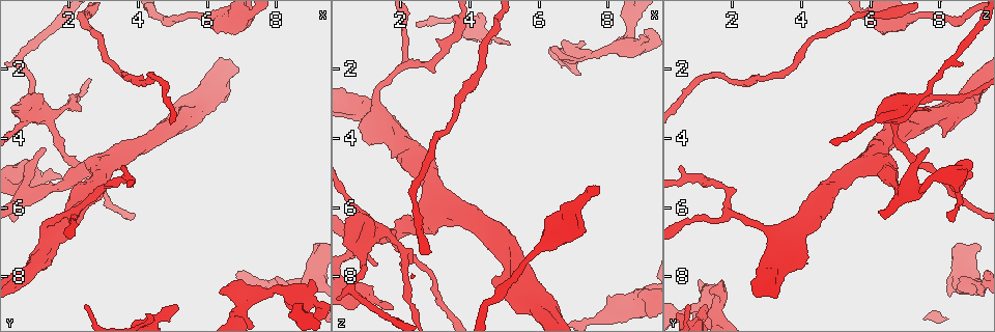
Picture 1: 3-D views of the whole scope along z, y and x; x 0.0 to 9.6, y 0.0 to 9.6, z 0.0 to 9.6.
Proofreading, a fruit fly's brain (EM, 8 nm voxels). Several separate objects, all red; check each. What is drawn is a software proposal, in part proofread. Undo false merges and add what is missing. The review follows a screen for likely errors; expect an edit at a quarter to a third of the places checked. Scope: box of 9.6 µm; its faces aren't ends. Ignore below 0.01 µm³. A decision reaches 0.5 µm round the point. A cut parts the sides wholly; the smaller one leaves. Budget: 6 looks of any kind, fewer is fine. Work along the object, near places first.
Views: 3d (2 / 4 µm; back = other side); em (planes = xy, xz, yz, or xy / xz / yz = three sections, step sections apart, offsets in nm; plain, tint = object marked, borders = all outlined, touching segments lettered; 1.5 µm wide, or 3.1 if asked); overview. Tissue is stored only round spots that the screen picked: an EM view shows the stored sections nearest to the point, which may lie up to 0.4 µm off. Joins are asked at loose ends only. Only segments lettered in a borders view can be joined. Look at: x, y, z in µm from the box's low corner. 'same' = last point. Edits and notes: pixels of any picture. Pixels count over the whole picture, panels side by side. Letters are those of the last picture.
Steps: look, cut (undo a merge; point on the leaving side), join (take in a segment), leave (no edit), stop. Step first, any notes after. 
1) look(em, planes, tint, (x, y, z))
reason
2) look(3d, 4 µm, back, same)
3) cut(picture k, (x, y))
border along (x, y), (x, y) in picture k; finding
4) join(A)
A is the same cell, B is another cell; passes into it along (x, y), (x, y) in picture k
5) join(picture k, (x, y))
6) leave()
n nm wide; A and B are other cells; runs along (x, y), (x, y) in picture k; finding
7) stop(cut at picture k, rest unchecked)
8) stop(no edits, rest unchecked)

look(3d, 4 µm, (1.65, 3.90, 6.70))
a narrow waist

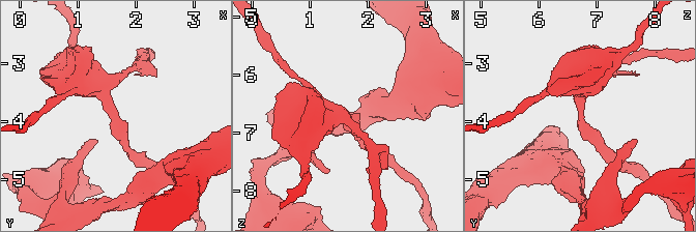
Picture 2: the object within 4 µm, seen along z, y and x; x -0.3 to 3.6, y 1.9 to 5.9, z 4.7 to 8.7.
look(em, planes, plain, (1.60, 3.95, 6.75))
arms of 170, 550 nm; now the EM

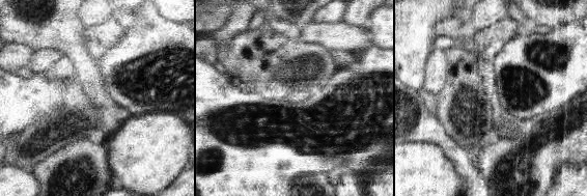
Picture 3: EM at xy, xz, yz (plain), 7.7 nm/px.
look(em, planes, borders, same)

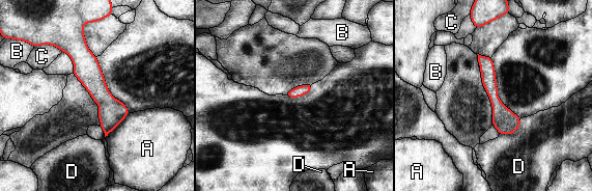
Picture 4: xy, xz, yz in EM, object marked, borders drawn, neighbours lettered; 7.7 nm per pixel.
leave()
80 nm wide; A, B, C and D are other cells; runs along (80, 33), (107, 130) in picture 4; all the same neuron

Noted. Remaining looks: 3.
look(em, planes, tint, (5.15, 8.90, 1.25))
branch stops here

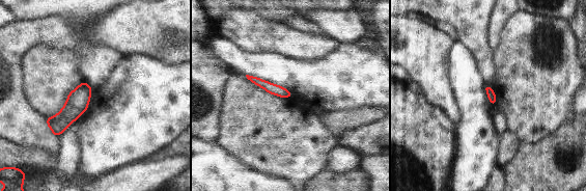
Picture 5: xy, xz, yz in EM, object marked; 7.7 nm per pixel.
look(em, planes, borders, same)

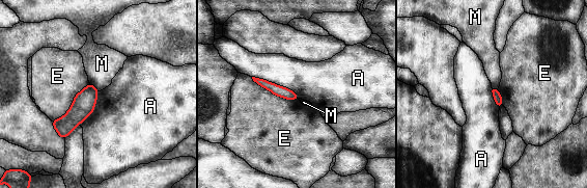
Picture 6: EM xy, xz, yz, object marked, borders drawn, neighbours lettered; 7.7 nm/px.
leave()
A, E and M are other cells; none of them fits

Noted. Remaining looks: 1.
look(em, planes, borders, (2.50, 8.80, 0.80))
branch stops here

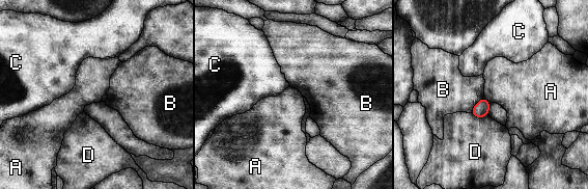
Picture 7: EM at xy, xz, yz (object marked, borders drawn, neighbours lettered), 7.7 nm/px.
leave()
B touches over 160 nm; A, B, C and D are other cells; none of them fits

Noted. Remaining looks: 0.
stop(no edits, rest unchecked)

